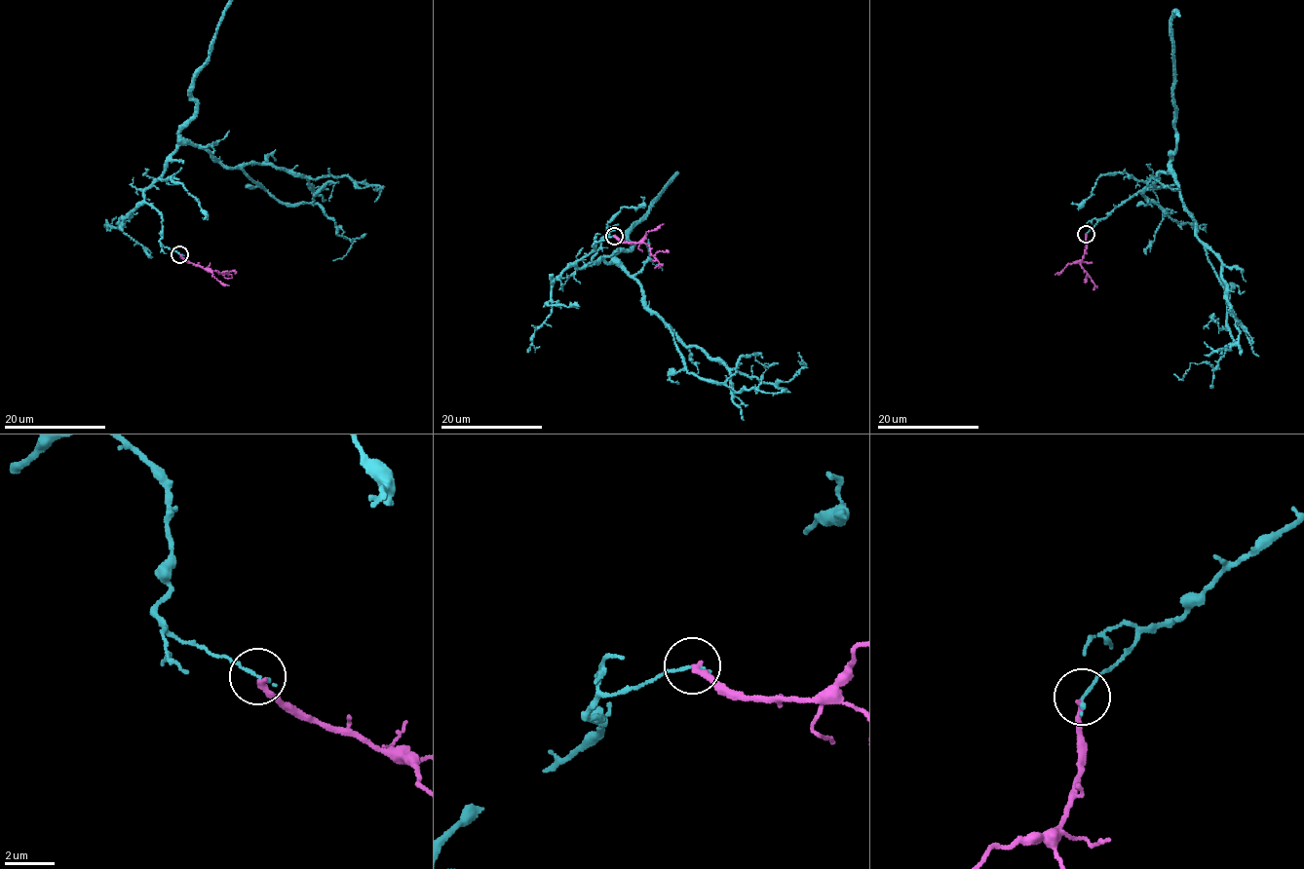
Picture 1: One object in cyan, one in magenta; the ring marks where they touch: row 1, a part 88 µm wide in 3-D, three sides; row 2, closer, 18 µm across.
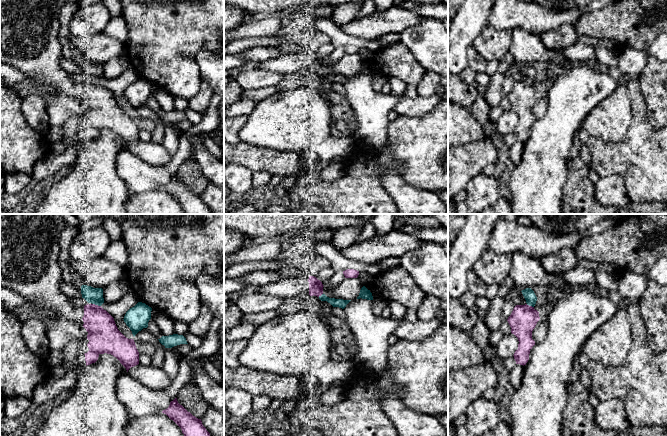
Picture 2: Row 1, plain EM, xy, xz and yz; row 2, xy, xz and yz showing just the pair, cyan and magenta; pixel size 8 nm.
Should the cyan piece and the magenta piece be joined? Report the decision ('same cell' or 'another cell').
another cell

